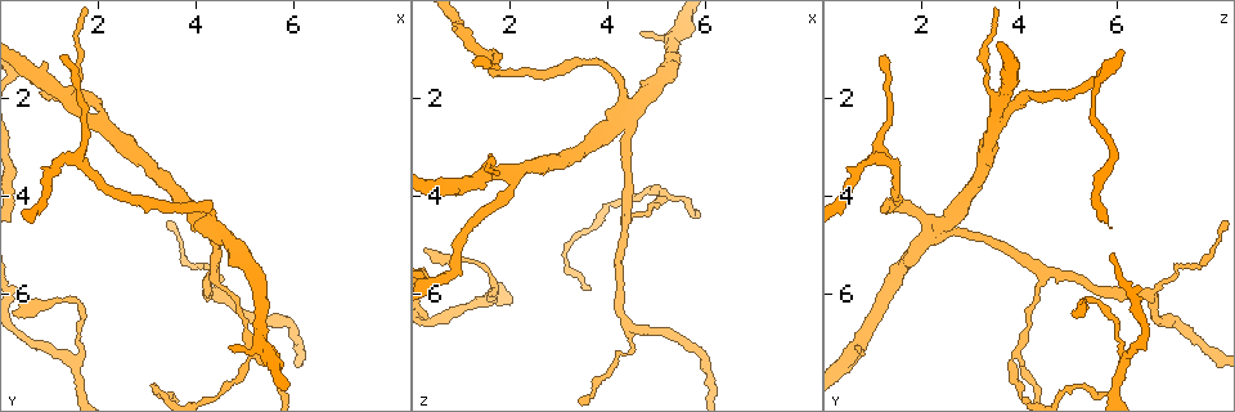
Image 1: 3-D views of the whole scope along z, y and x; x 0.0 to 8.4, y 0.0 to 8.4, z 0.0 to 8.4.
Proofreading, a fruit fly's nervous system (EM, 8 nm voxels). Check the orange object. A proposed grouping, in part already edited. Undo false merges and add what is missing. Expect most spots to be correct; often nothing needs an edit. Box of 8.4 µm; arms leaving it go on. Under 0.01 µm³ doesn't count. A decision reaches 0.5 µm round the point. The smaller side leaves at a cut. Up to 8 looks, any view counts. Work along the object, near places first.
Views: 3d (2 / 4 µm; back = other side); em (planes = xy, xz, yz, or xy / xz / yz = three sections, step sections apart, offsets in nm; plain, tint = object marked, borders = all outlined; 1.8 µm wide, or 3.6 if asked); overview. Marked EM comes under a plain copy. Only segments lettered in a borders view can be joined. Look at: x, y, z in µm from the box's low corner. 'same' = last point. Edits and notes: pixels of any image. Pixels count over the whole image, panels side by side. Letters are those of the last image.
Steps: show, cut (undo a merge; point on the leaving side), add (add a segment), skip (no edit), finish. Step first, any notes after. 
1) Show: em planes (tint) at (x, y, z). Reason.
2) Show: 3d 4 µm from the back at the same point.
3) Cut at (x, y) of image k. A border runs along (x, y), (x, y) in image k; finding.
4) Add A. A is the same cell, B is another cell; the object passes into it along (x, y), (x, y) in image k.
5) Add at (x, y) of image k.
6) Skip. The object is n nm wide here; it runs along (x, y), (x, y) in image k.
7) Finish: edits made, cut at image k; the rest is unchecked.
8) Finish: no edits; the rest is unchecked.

Show: em yz step 4 (borders) at (4.35, 5.40, 4.25). Abrupt turn.

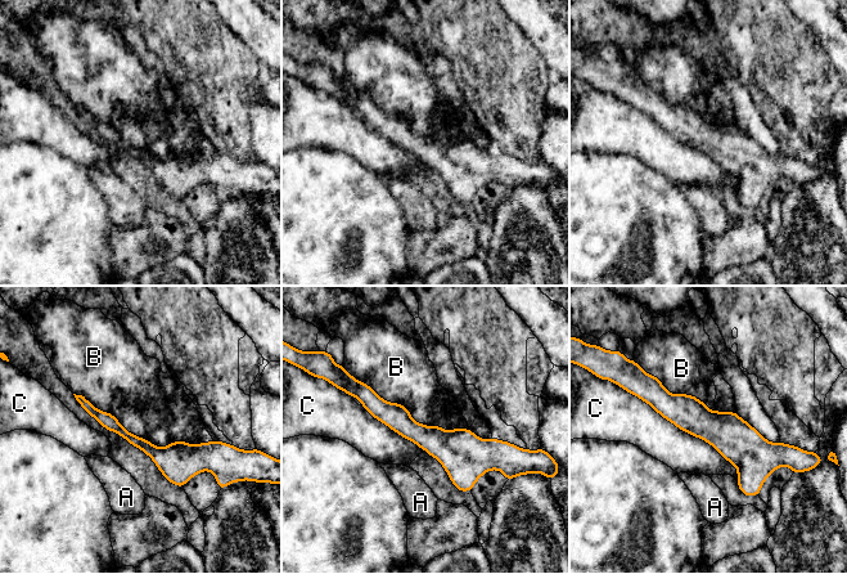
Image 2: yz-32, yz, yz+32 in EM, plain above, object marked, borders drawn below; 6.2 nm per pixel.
Show: em planes (borders) at the same point. Cut it another way.

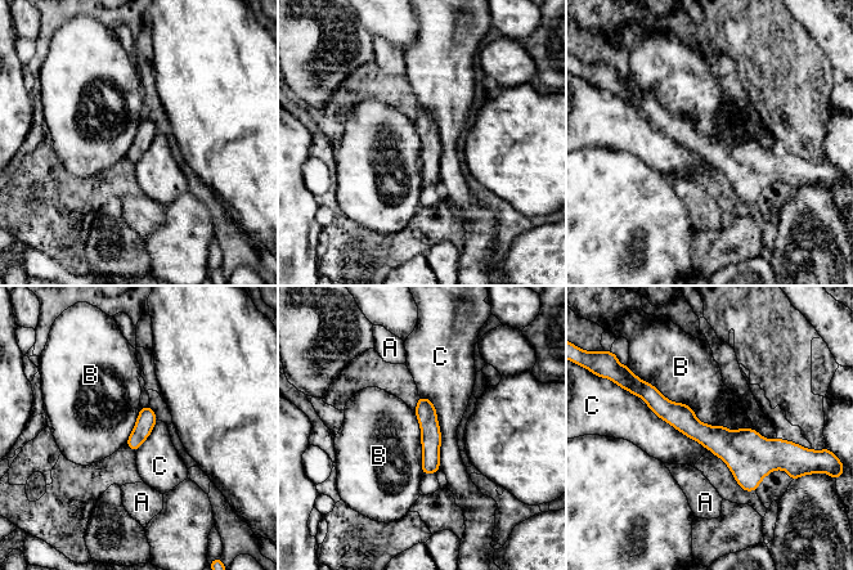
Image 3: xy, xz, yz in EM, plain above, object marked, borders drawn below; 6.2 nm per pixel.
Skip. A, B and C are other cells; one neuron here.

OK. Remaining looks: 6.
Show: em planes (borders) at (4.35, 4.65, 2.30). Calibre changes.

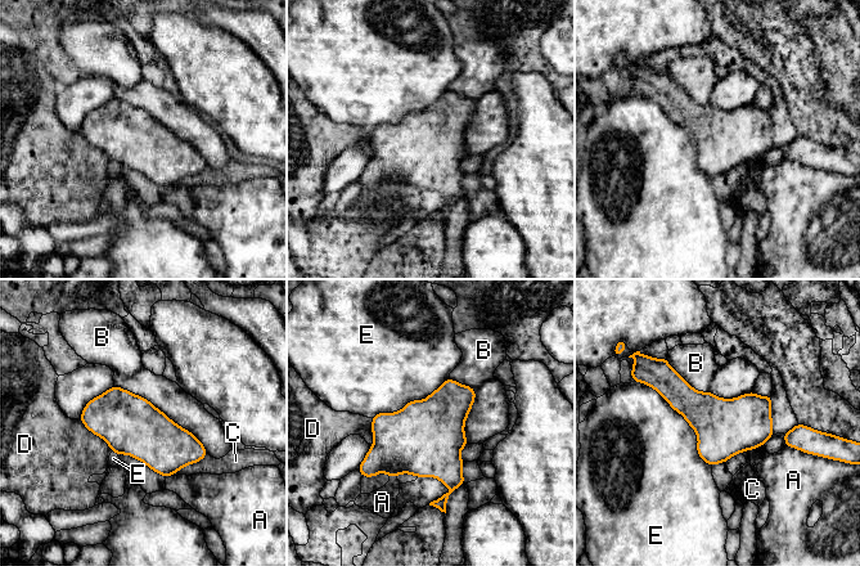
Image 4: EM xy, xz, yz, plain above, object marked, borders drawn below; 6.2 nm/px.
Skip. The object is 360 nm wide here; A, B, C, D and E are other cells; a border runs along (115, 385), (148, 399), (208, 453) in image 4; one neuron here.

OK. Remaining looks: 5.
Show: em 3.6 µm xy step 16 (tint) at (4.50, 5.95, 6.65). Sharp bend.

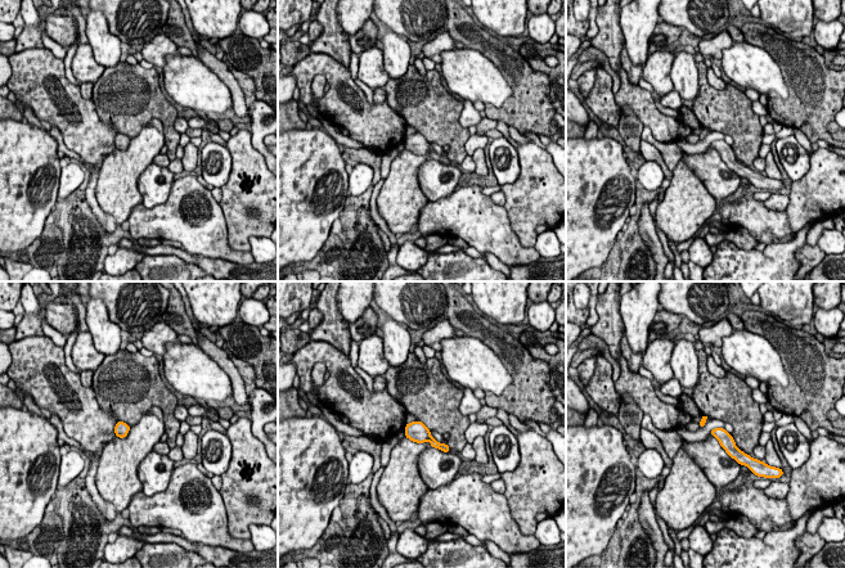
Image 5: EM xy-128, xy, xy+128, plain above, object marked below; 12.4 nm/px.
Show: em 3.6 µm xy step 16 (borders) at the same point.

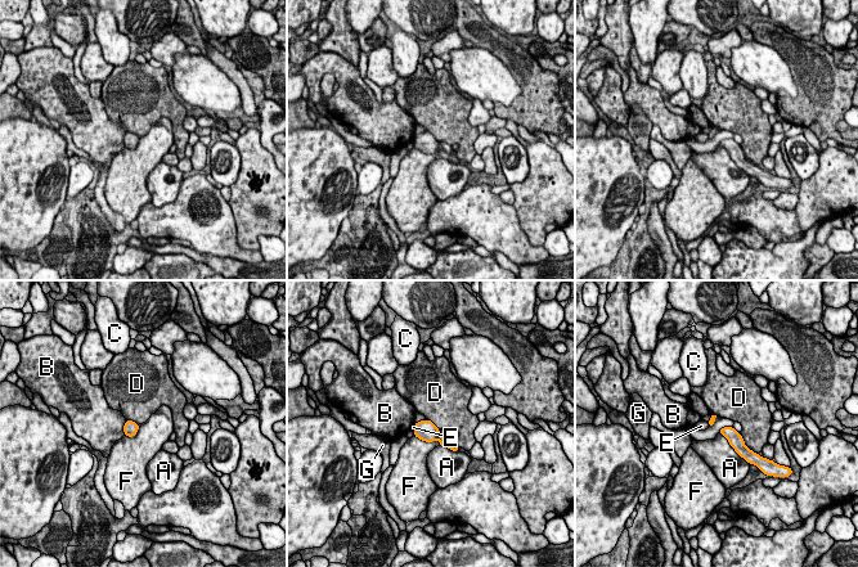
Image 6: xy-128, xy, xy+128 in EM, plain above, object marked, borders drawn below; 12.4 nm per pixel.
Skip. The object is 60 nm wide here; the longest contact is with A, 480 nm; A, B, C, D, E, F and G are other cells; all the same neuron.

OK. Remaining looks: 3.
Finish: no edits; the rest is unchecked.

